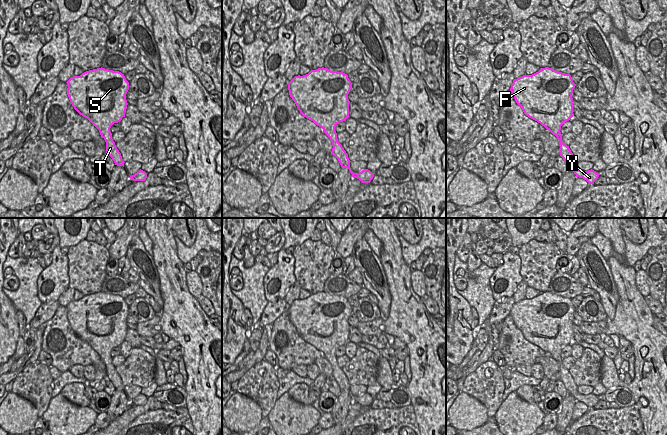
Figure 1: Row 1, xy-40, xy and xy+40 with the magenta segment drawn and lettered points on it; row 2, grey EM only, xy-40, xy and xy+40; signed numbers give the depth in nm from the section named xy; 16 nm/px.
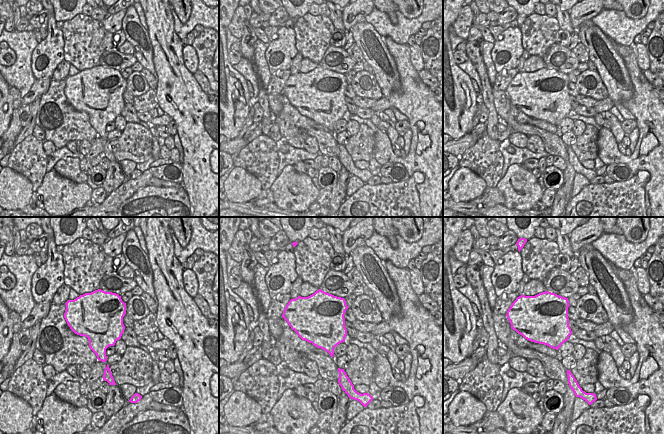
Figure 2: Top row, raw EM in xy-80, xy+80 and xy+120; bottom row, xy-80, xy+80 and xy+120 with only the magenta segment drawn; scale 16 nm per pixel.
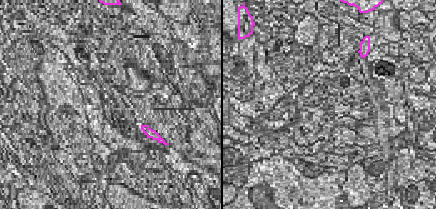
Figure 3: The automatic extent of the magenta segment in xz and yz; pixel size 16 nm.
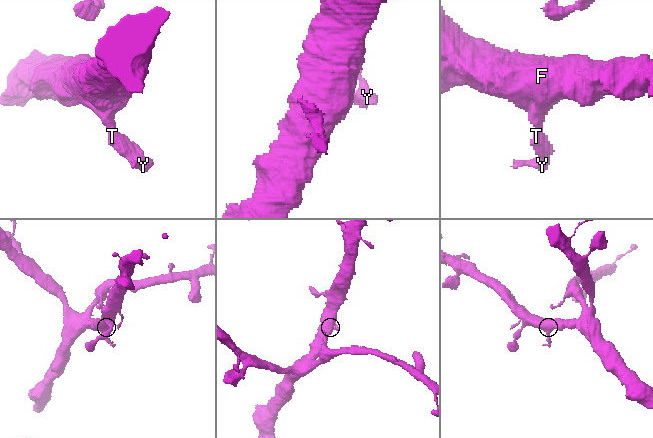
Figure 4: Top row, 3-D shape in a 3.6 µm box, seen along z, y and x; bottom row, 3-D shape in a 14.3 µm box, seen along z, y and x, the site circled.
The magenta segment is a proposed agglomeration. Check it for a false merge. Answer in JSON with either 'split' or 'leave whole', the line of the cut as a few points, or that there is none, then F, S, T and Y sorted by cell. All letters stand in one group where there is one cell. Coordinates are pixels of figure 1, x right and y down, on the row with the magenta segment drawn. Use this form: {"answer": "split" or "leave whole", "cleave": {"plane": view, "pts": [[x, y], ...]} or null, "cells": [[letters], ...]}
{"answer": "leave whole", "cleave": null, "cells": [["F", "S", "T", "Y"]]}

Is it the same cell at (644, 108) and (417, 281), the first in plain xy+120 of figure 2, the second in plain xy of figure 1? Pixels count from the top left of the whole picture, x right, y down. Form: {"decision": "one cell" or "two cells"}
{"decision": "two cells"}

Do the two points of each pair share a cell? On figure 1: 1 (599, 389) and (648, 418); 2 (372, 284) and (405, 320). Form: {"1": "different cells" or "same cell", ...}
{"1": "different cells", "2": "different cells"}

